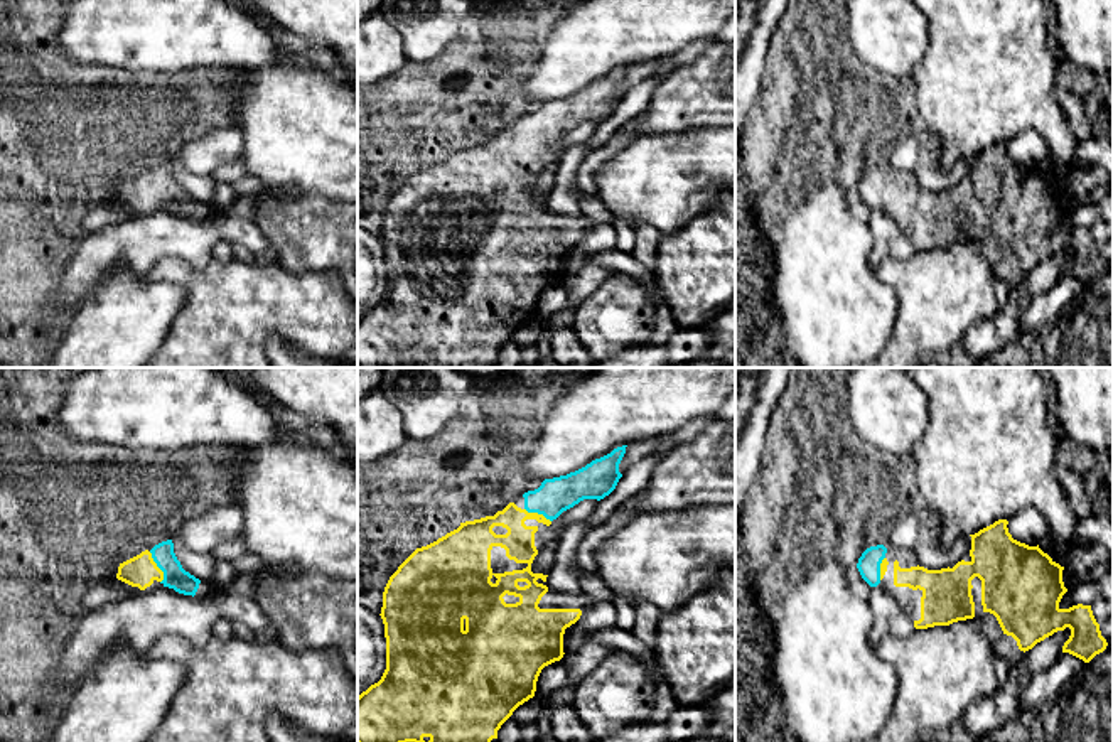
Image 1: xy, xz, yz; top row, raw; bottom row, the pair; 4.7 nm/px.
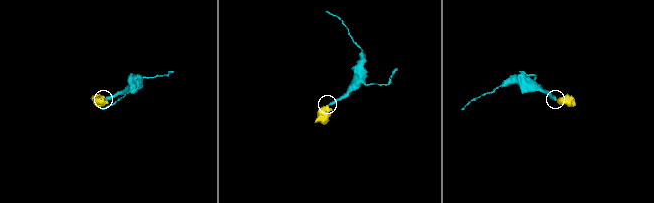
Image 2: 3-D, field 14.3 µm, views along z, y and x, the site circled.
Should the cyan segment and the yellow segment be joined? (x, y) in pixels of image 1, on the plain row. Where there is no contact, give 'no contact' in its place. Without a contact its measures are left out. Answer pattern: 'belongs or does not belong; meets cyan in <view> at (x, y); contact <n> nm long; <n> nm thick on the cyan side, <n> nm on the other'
belongs; meets cyan in xy at (157, 188); contact 160 nm long; 110 nm thick on the cyan side, 150 nm on the other

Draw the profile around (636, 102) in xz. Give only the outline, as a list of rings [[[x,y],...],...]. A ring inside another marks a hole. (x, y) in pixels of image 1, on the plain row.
[[[654,76],[646,78],[639,81],[626,96],[622,96],[616,111],[600,121],[594,135],[589,138],[589,150],[604,147],[621,126],[644,113],[661,81],[663,79]]]

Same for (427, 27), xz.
[[[381,0],[378,12],[400,32],[406,59],[427,64],[457,37],[476,5],[474,0]]]

